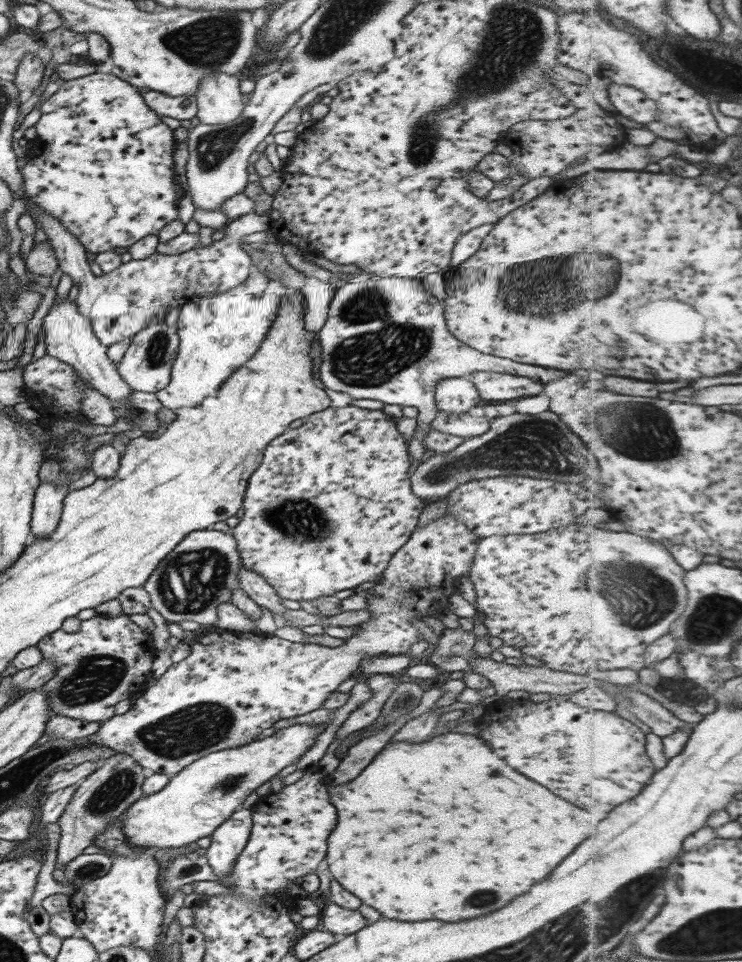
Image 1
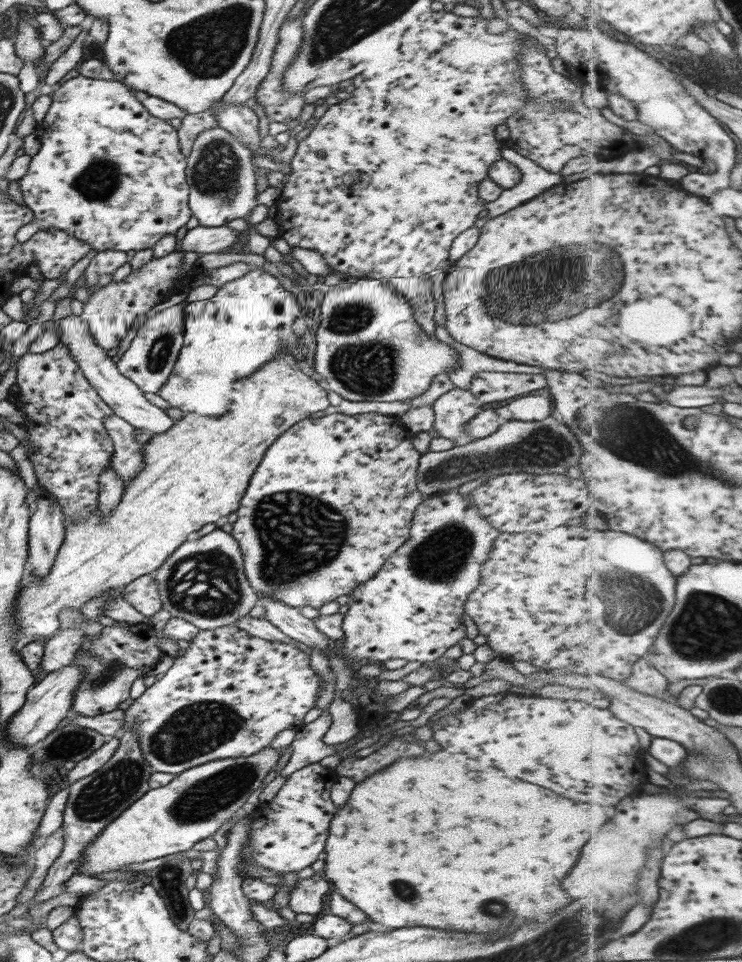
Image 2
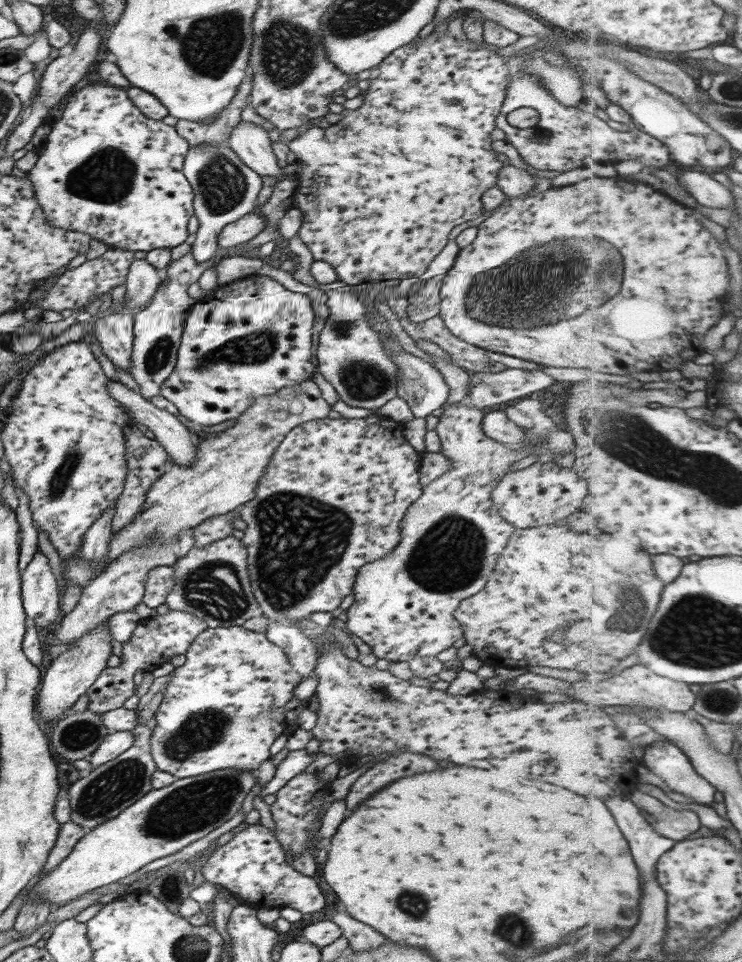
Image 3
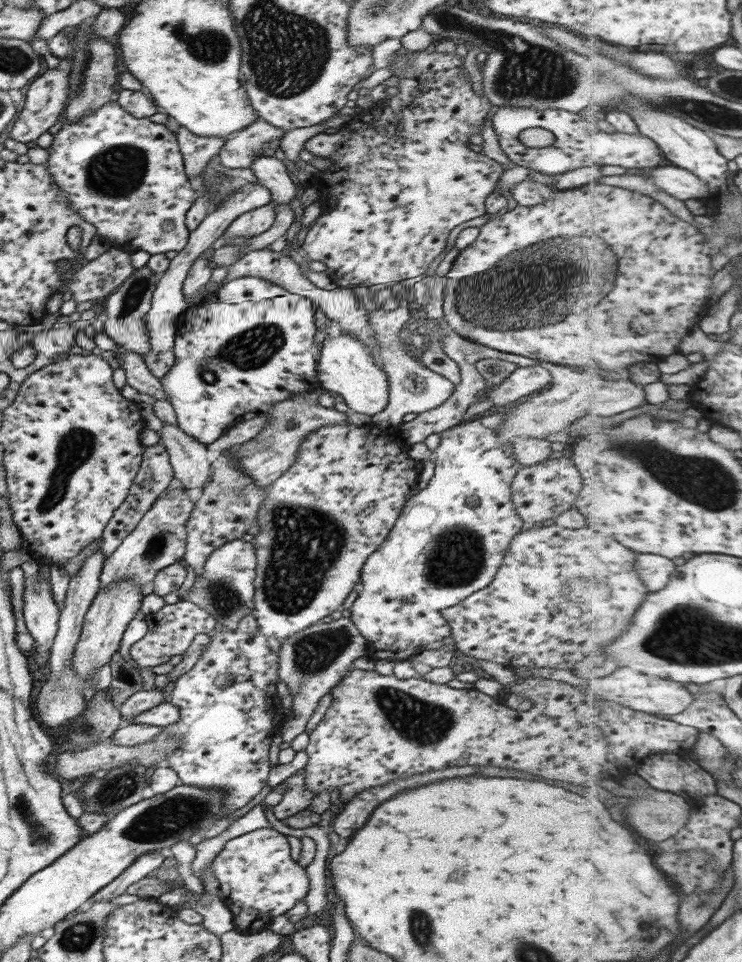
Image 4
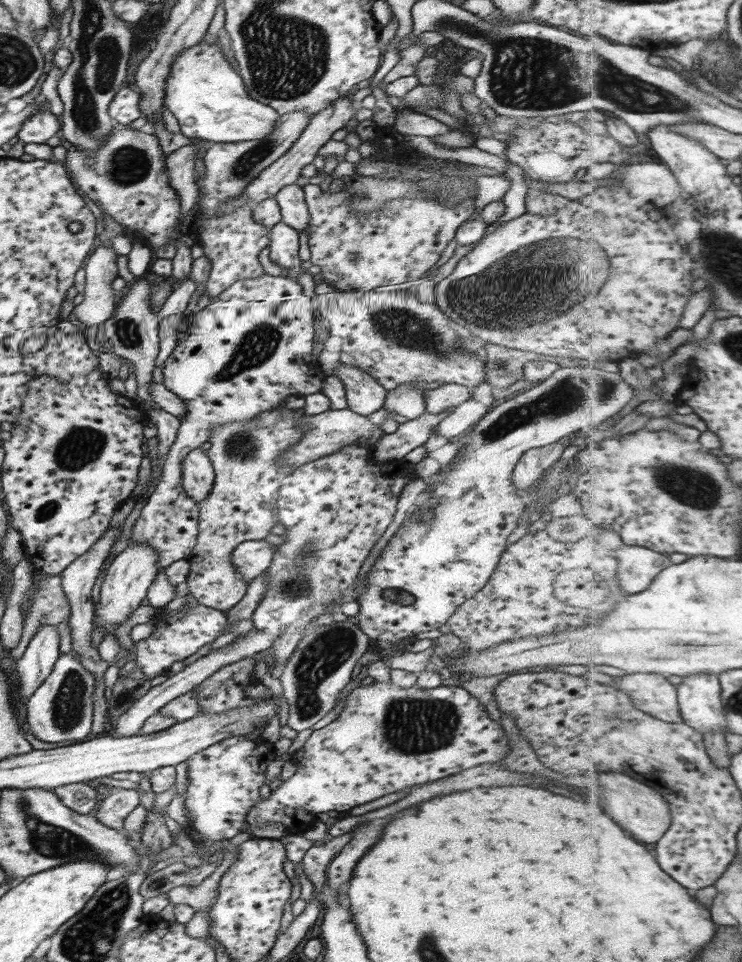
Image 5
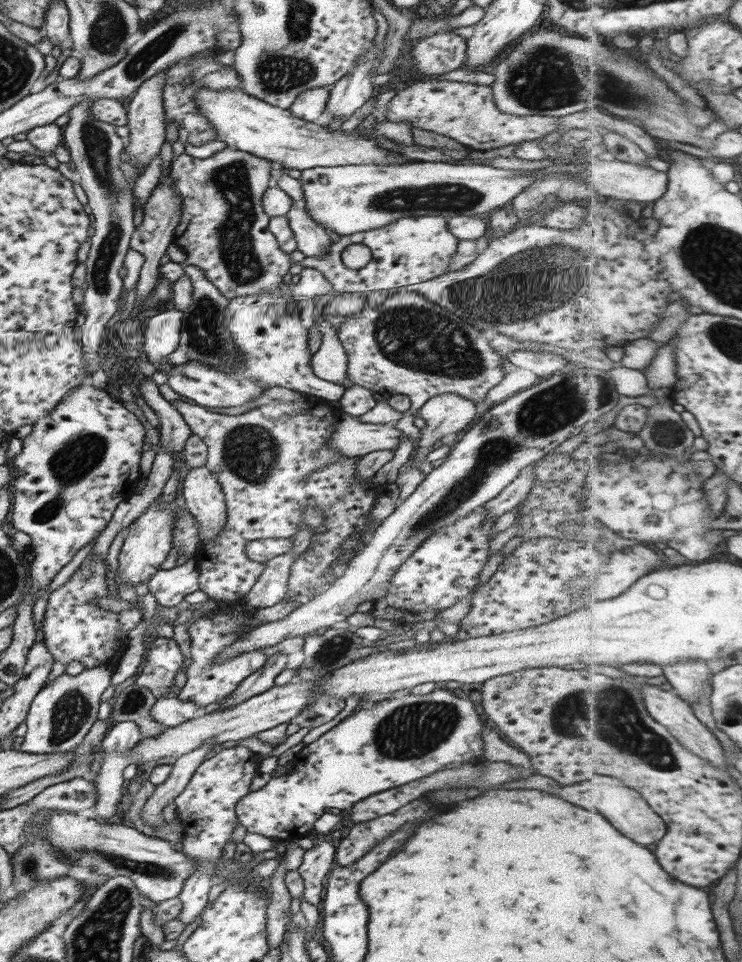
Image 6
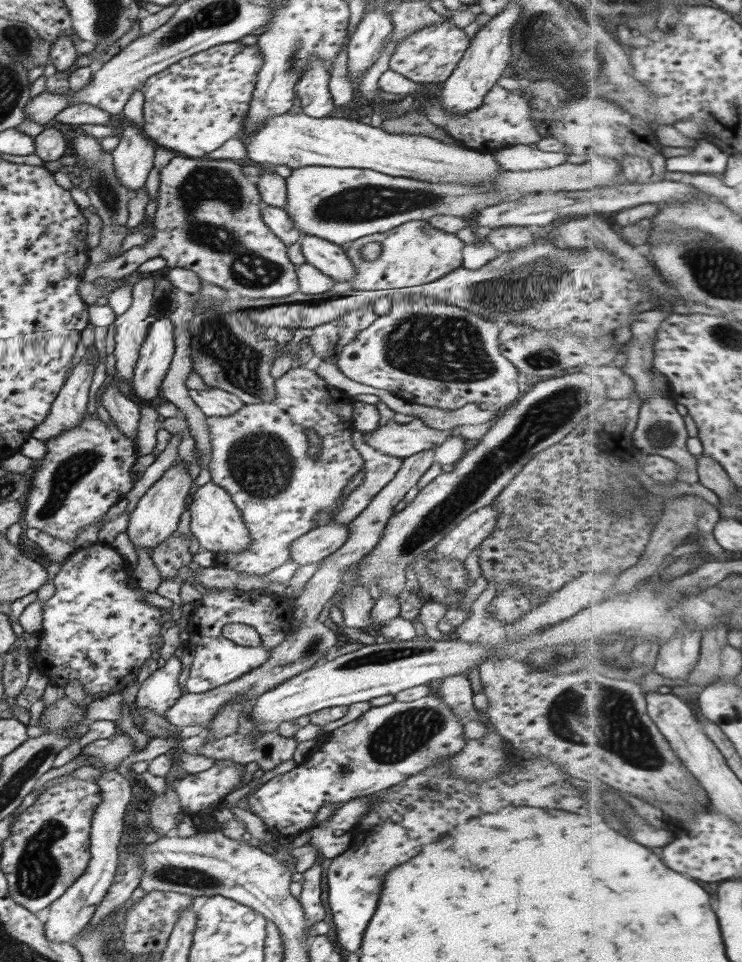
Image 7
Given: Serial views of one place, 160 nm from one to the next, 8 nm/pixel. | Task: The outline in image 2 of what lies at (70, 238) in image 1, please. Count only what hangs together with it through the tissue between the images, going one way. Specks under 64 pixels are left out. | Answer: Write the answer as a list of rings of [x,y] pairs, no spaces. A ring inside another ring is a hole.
[[[173,251],[162,257],[151,257],[151,260],[148,260],[141,268],[131,271],[121,282],[111,281],[107,286],[96,288],[85,287],[85,289],[92,289],[92,291],[87,295],[87,300],[84,300],[80,317],[87,323],[89,332],[97,346],[100,346],[104,351],[115,348],[121,342],[121,339],[125,338],[129,324],[133,322],[137,315],[145,313],[156,304],[161,304],[176,290],[187,288],[189,278],[191,276],[195,277],[197,272],[201,270],[192,265],[189,271],[181,272],[181,265],[183,264],[182,253],[182,251]]]

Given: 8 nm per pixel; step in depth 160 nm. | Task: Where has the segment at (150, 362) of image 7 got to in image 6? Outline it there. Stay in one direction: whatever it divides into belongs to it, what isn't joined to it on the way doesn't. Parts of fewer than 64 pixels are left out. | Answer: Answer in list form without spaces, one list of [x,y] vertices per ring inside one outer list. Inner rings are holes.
[[[175,307],[151,316],[143,331],[140,352],[144,352],[149,362],[159,362],[163,356],[173,352],[179,340],[182,312]]]

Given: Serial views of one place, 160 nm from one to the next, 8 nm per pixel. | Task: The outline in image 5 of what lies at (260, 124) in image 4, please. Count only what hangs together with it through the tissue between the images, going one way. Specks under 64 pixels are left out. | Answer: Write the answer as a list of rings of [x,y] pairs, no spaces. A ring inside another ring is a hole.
[[[297,110],[287,115],[283,114],[276,120],[273,132],[267,138],[247,142],[213,143],[200,154],[205,172],[202,174],[203,177],[196,176],[198,213],[187,235],[195,238],[202,248],[202,254],[210,260],[207,282],[204,286],[204,294],[207,296],[217,296],[237,280],[259,278],[265,274],[257,261],[257,256],[259,251],[268,245],[269,228],[252,219],[251,202],[236,206],[236,209],[230,212],[218,212],[218,208],[220,204],[240,195],[245,185],[251,182],[260,170],[267,168],[285,154],[305,129],[310,118],[311,114]]]

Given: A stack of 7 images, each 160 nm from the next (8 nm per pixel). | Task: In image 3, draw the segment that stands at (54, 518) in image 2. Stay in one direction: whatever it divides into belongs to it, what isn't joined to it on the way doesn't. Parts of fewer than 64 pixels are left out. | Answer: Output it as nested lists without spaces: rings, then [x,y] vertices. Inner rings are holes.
[[[38,549],[20,572],[20,579],[20,597],[25,618],[30,619],[37,629],[47,629],[50,624],[57,620],[60,612],[58,604],[62,588],[59,580],[53,577],[47,558]]]

